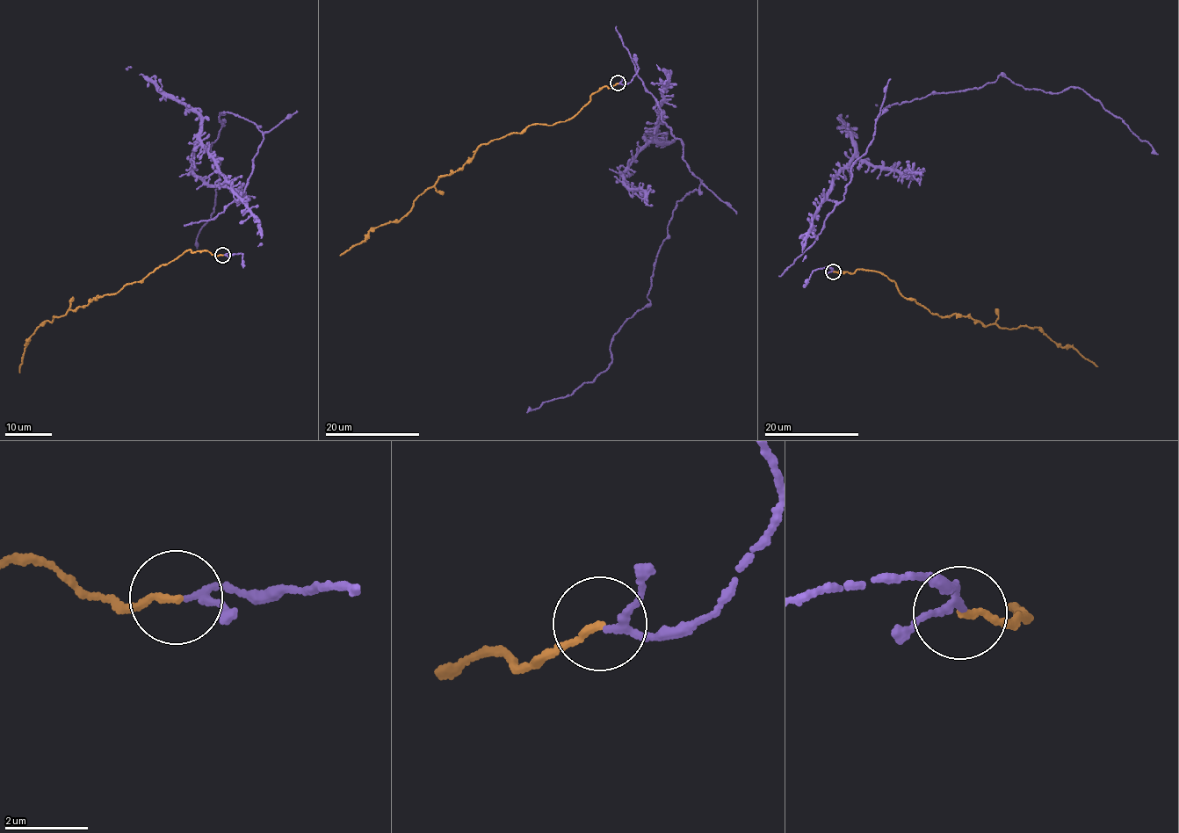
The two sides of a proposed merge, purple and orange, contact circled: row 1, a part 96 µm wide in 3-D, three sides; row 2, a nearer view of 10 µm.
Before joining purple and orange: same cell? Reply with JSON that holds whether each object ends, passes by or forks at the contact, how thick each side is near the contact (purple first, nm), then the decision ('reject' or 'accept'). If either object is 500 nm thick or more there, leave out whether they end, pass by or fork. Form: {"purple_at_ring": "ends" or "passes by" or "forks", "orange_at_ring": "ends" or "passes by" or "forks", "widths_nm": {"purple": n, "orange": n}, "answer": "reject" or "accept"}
{"purple_at_ring": "passes by", "orange_at_ring": "ends", "widths_nm": {"purple": 120, "orange": 140}, "answer": "accept"}

